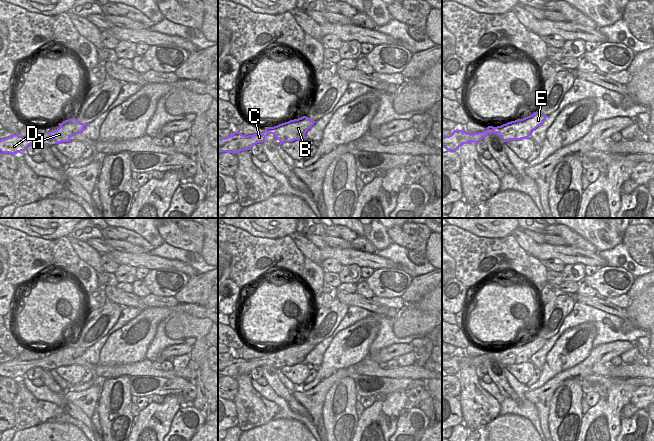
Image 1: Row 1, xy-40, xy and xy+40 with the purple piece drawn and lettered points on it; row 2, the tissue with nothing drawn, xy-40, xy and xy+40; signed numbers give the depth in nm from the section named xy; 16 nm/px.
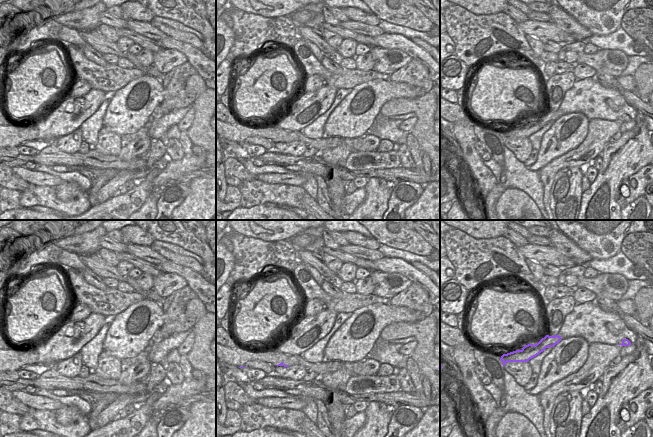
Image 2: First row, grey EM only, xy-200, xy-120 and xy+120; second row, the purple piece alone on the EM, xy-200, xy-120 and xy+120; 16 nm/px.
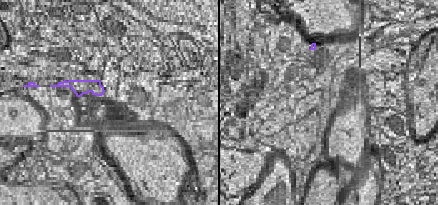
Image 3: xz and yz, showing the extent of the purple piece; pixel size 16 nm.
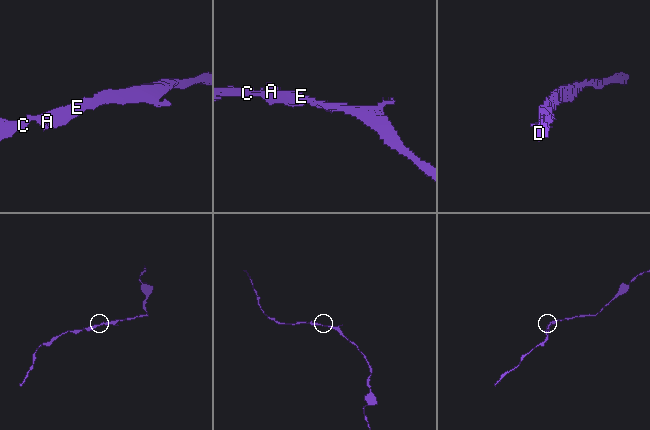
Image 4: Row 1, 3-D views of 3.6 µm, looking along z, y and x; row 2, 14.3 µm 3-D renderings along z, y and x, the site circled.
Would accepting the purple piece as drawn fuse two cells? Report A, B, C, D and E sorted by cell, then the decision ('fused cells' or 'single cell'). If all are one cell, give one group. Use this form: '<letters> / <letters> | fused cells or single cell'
A B C D E | single cell

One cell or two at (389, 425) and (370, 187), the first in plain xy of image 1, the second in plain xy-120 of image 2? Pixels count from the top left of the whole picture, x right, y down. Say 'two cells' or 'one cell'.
one cell

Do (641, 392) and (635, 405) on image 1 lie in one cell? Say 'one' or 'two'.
one

